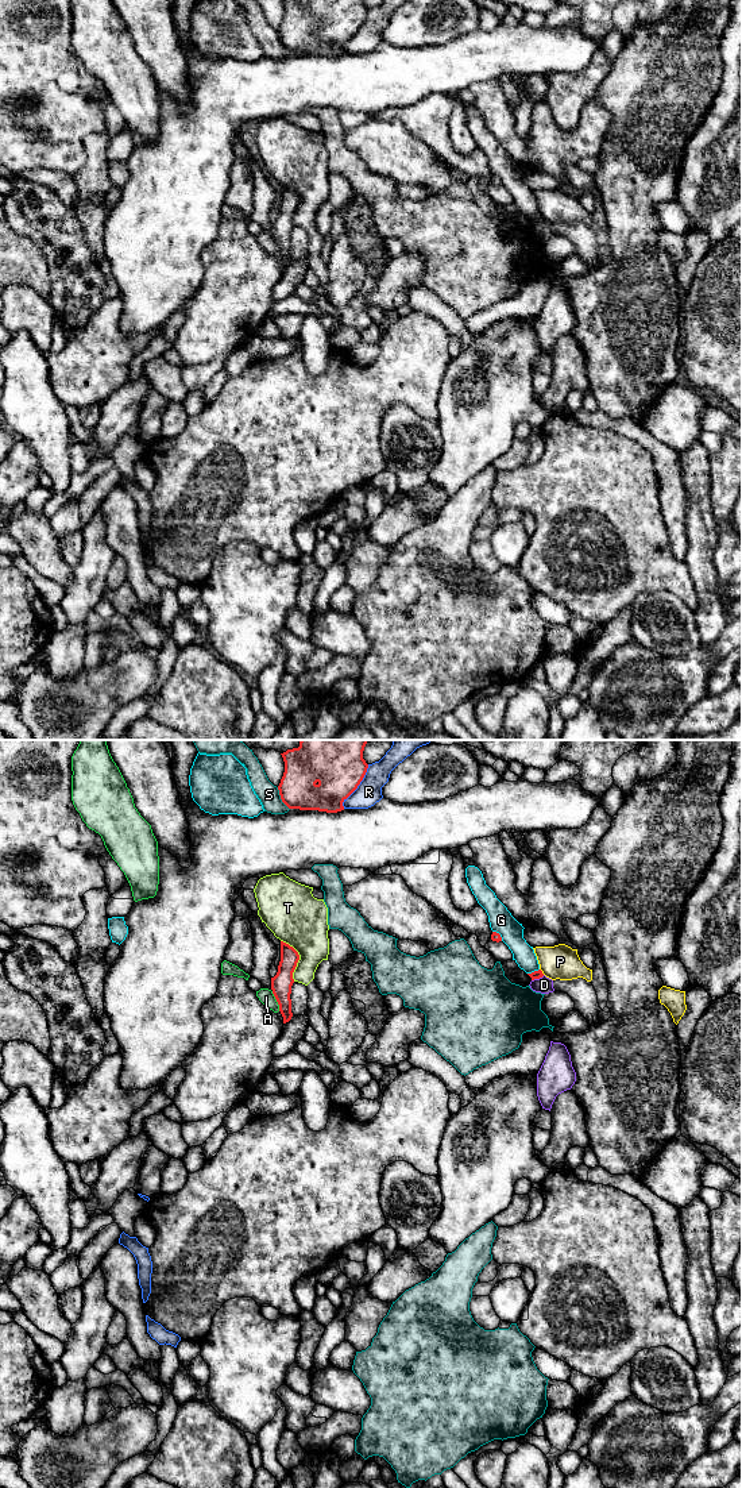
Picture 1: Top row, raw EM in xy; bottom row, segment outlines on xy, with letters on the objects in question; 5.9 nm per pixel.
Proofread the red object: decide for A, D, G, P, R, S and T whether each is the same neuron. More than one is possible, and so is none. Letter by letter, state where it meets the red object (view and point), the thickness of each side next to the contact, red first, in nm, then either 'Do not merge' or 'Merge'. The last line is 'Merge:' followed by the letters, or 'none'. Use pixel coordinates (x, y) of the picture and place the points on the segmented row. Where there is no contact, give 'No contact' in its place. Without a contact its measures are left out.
A: Touches red at xy (277, 1001). Thickness 130 nm (red) against 90 nm. Do not merge
D: Touches red at xy (537, 978). Thickness 50 nm (red) against 100 nm. Do not merge
G: Touches red at xy (499, 935). Thickness 50 nm (red) against 140 nm. Do not merge
P: Touches red at xy (541, 971). Thickness 50 nm (red) against 200 nm. Do not merge
R: Touches red at xy (358, 785). Thickness 380 nm (red) against 150 nm. Do not merge
S: Touches red at xy (281, 798). Thickness 240 nm (red) against 130 nm. Do not merge
T: Touches red at xy (298, 959). Thickness 130 nm (red) against 320 nm. Do not merge
Merge: none

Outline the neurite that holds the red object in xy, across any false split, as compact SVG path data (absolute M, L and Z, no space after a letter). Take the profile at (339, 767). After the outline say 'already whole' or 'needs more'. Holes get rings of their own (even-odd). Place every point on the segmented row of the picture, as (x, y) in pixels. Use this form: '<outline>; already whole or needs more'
M301 740L298 748L281 753L285 772L278 786L289 809L337 813L343 802L358 789L368 764L363 759L367 740Z; already whole

